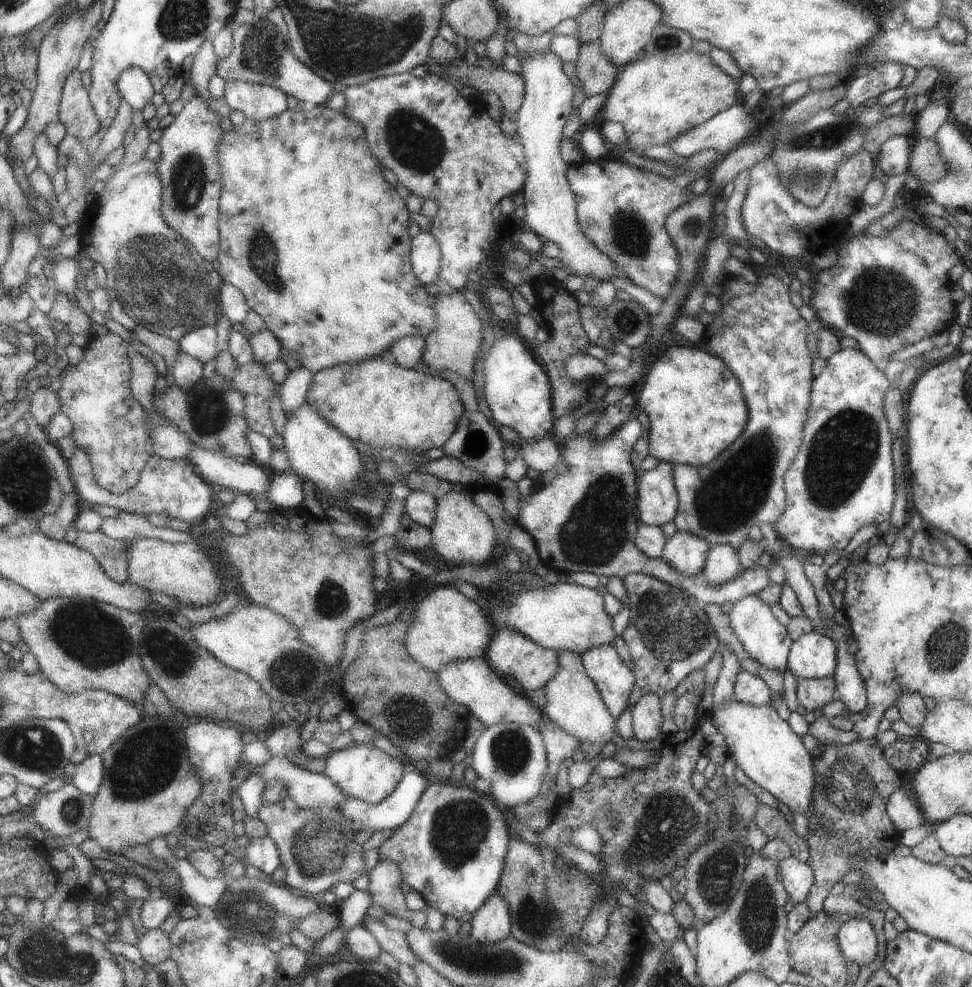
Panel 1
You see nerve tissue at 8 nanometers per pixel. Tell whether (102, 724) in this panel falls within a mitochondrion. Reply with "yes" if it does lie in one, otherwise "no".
no

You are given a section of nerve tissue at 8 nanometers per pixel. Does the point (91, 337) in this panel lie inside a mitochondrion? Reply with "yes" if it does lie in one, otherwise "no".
no

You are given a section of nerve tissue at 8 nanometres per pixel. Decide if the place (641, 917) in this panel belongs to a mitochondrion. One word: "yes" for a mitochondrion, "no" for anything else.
no

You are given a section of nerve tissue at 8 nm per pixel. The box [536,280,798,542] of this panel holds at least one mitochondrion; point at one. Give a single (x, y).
(724, 501)

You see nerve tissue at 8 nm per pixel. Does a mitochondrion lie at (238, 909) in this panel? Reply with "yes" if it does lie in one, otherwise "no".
yes

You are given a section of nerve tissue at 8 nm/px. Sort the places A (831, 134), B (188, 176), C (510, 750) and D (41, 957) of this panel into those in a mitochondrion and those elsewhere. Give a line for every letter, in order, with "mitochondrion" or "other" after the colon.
A: mitochondrion
B: mitochondrion
C: mitochondrion
D: mitochondrion

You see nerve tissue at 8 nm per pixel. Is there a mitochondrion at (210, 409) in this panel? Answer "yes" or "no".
yes

